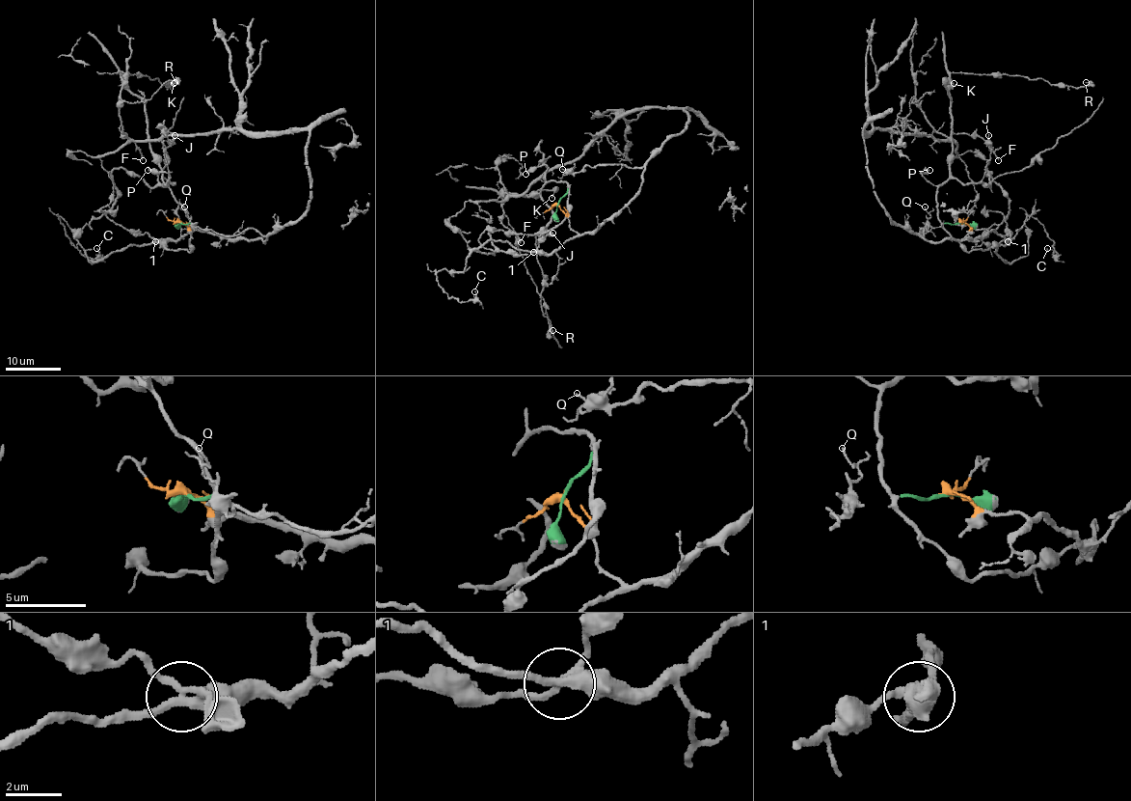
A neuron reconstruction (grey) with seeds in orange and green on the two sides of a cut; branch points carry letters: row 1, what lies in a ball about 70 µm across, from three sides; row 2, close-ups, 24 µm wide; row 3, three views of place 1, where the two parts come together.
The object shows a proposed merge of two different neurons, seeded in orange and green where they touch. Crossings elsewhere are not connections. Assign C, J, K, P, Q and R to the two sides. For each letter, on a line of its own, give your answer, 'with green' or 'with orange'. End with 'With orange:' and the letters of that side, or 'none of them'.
C: with orange
J: with green
K: with green
P: with green
Q: with orange
R: with green
With orange: C, Q

